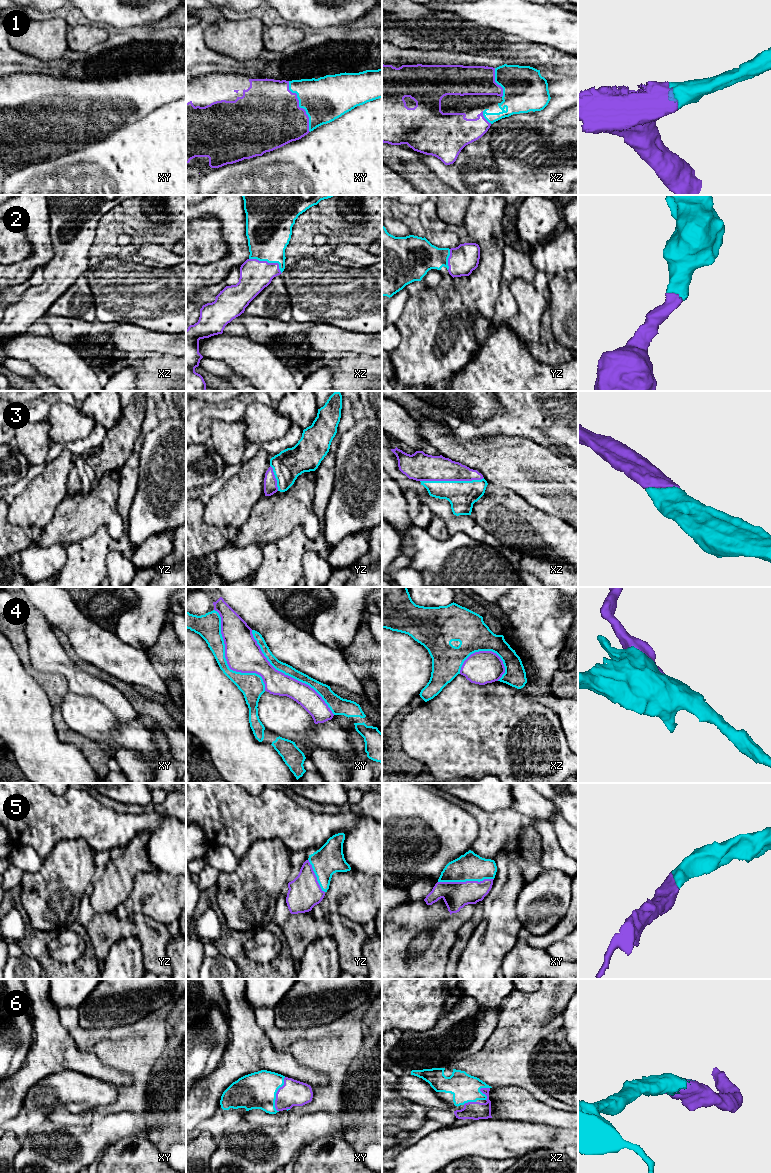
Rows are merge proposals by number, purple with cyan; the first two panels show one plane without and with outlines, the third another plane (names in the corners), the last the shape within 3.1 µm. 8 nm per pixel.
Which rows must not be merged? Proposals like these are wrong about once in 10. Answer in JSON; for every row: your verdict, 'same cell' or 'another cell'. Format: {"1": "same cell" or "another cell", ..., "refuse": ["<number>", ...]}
{"1": "same cell", "2": "same cell", "3": "same cell", "4": "another cell", "5": "same cell", "6": "same cell", "refuse": ["4"]}

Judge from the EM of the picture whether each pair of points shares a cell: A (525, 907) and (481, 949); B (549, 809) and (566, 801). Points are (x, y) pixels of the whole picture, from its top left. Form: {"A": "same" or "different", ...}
{"A": "different", "B": "different"}

